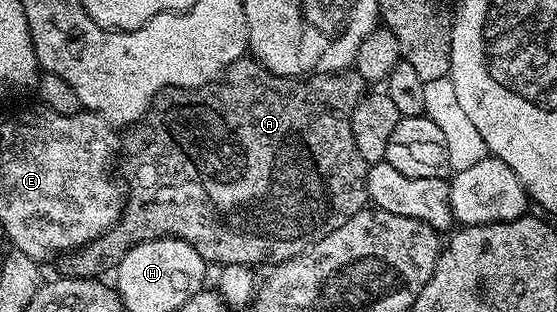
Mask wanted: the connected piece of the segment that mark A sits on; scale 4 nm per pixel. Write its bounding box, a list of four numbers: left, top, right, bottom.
[56,55,368,279]

